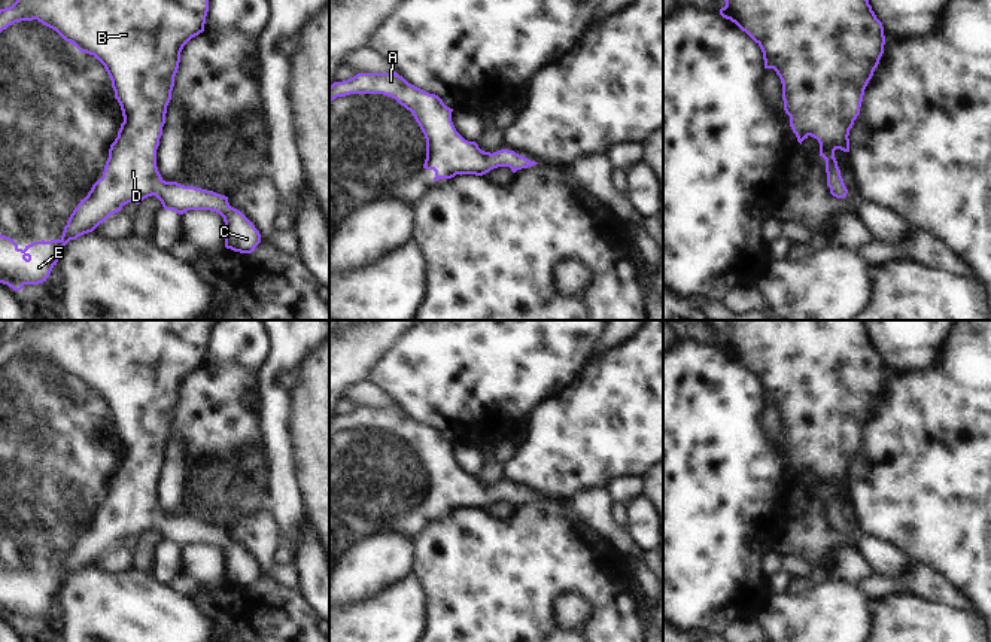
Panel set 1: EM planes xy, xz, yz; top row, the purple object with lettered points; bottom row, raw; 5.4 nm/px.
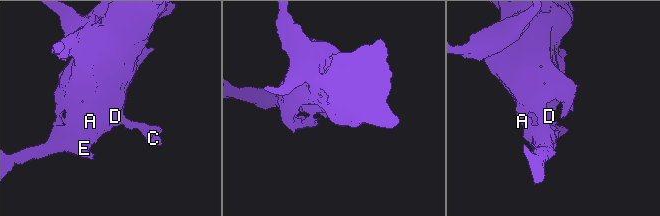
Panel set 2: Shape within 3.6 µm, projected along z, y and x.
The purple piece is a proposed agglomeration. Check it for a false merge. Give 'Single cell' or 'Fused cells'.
Single cell.

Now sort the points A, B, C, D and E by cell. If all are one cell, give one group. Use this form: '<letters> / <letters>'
A B C D E

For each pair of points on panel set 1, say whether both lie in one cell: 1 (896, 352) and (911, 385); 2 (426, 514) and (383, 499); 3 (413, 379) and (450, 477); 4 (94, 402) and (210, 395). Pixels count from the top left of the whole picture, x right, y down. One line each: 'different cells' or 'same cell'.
1: different cells
2: same cell
3: different cells
4: different cells

